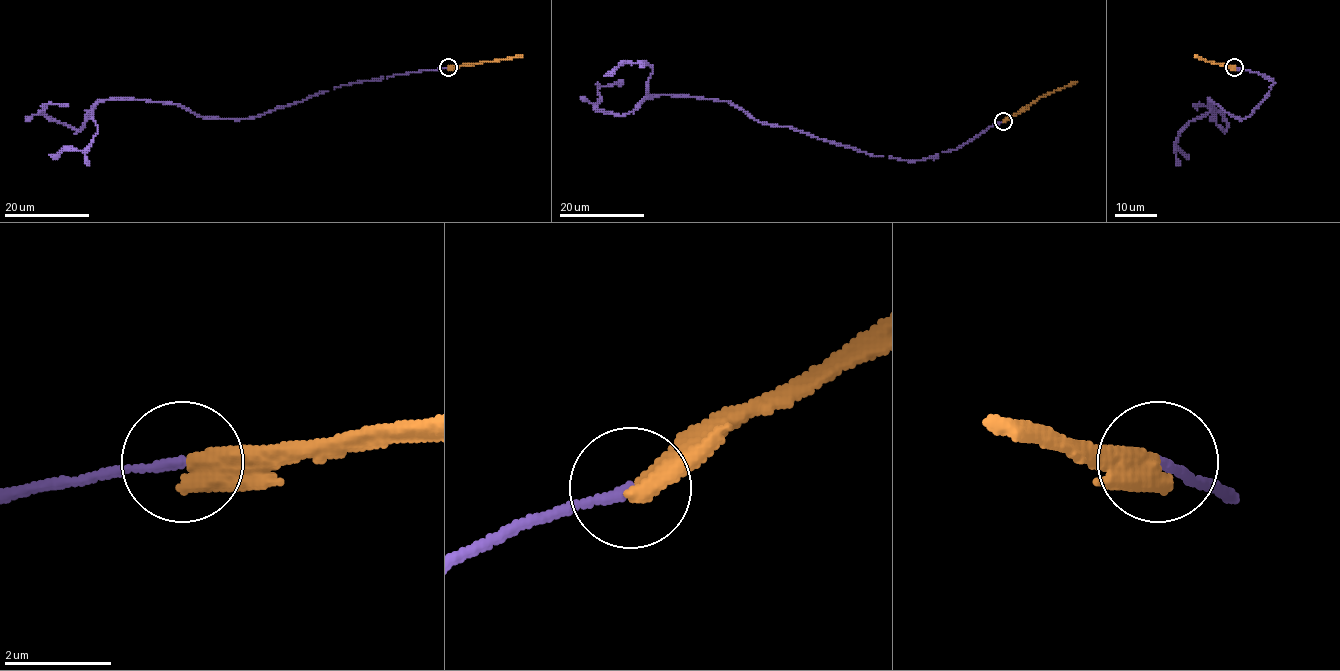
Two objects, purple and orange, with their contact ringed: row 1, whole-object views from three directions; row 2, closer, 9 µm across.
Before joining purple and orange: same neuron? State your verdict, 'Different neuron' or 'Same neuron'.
Same neuron

